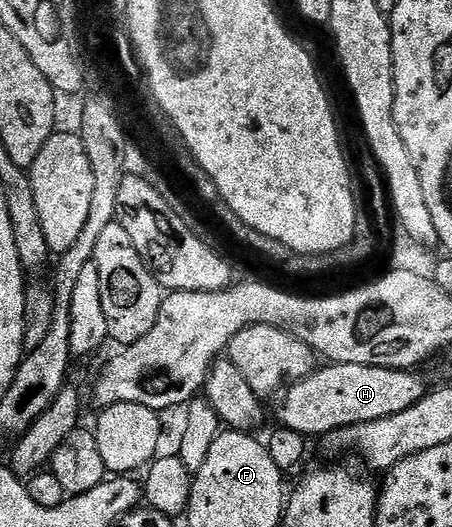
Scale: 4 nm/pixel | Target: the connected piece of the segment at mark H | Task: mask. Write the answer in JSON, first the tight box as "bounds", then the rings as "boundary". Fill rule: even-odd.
{"bounds":[278,363,428,438],"boundary":[[[327,363],[322,367],[285,389],[282,405],[278,408],[278,420],[282,423],[279,425],[285,431],[298,432],[307,438],[325,438],[341,428],[401,414],[403,410],[408,410],[408,406],[416,406],[416,402],[425,398],[428,391],[428,385],[414,370],[363,364]]]}

